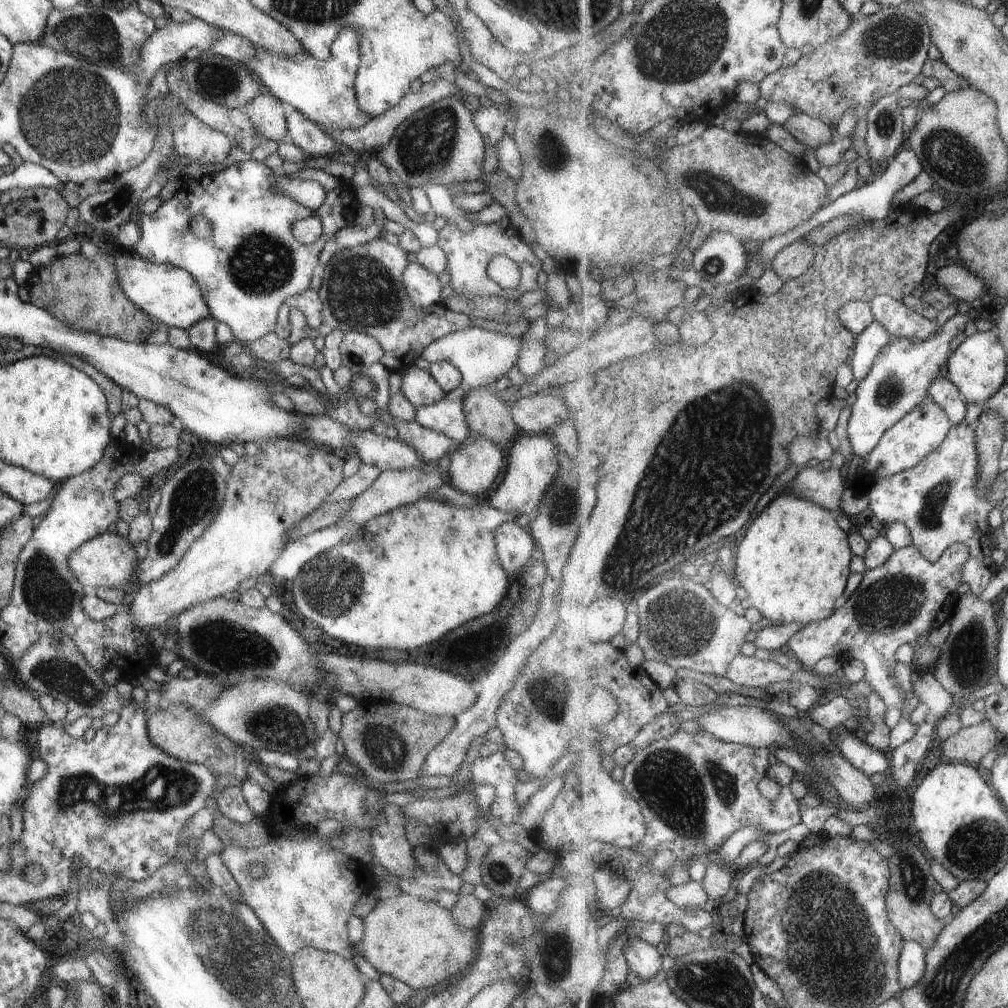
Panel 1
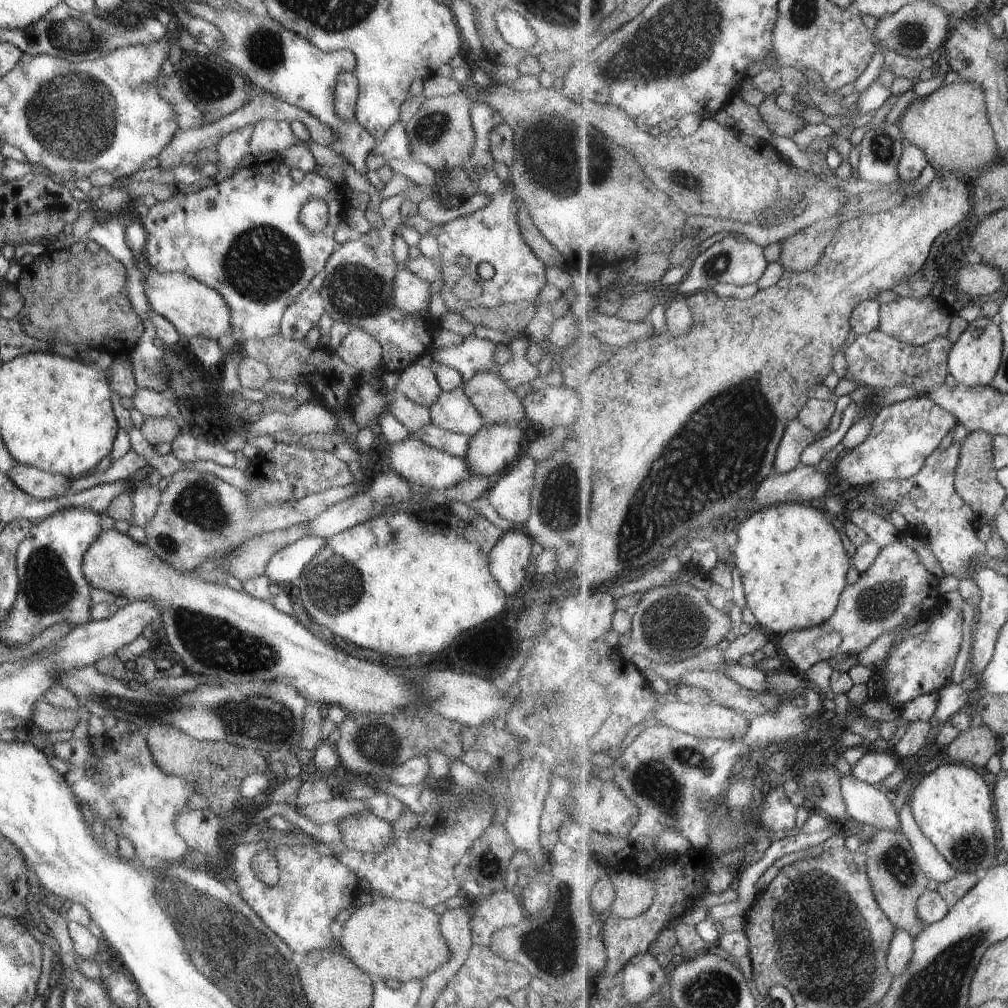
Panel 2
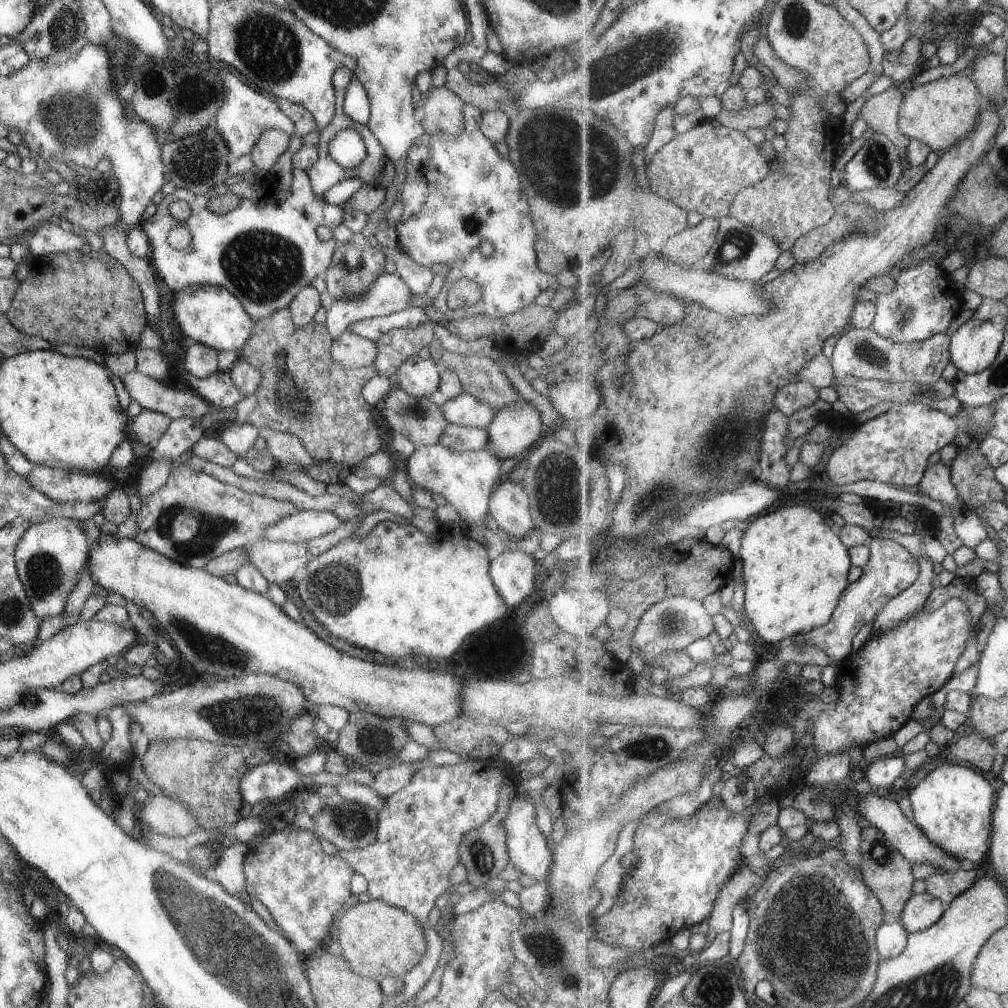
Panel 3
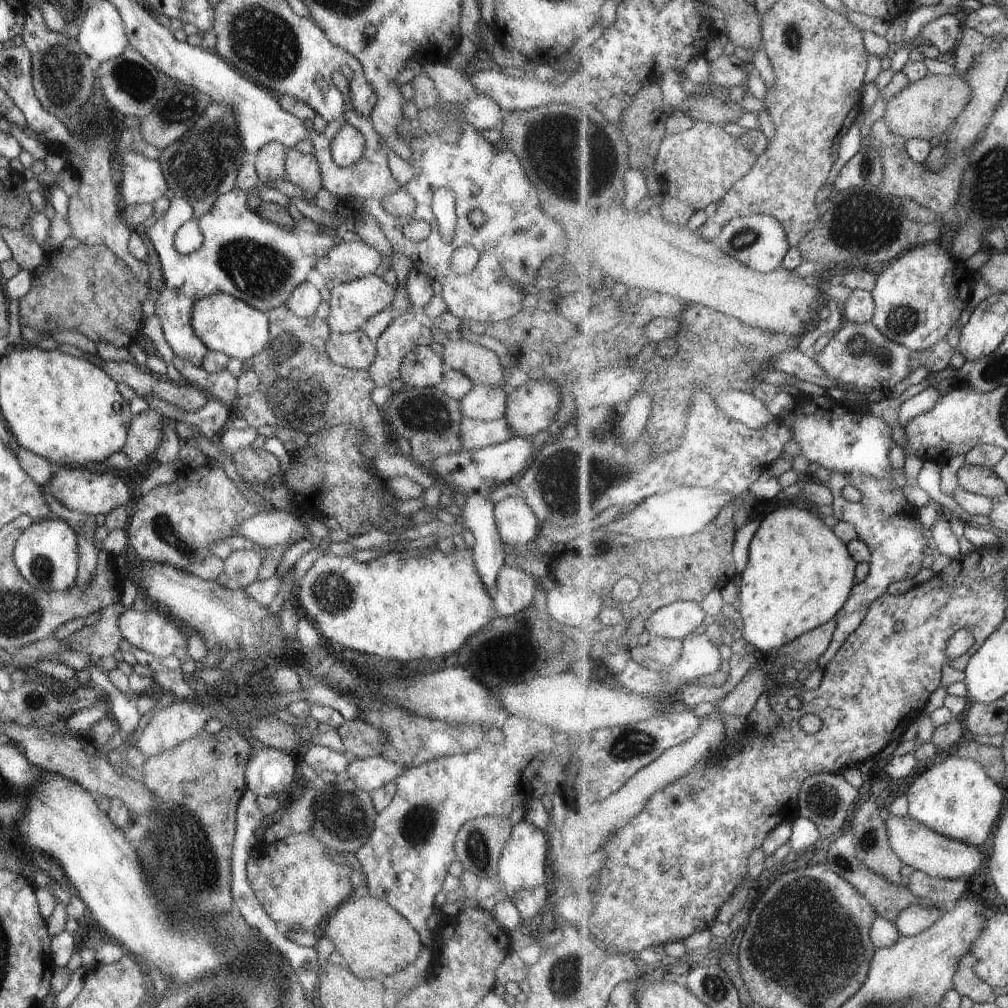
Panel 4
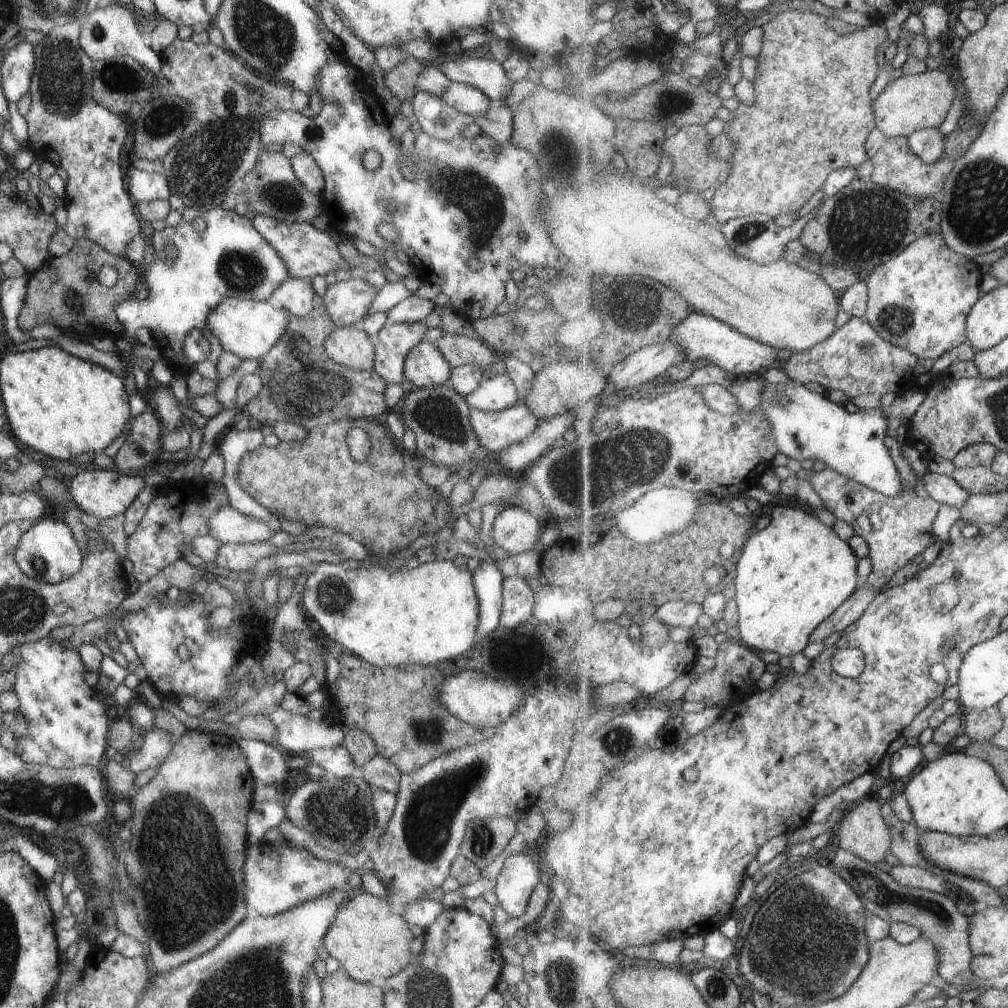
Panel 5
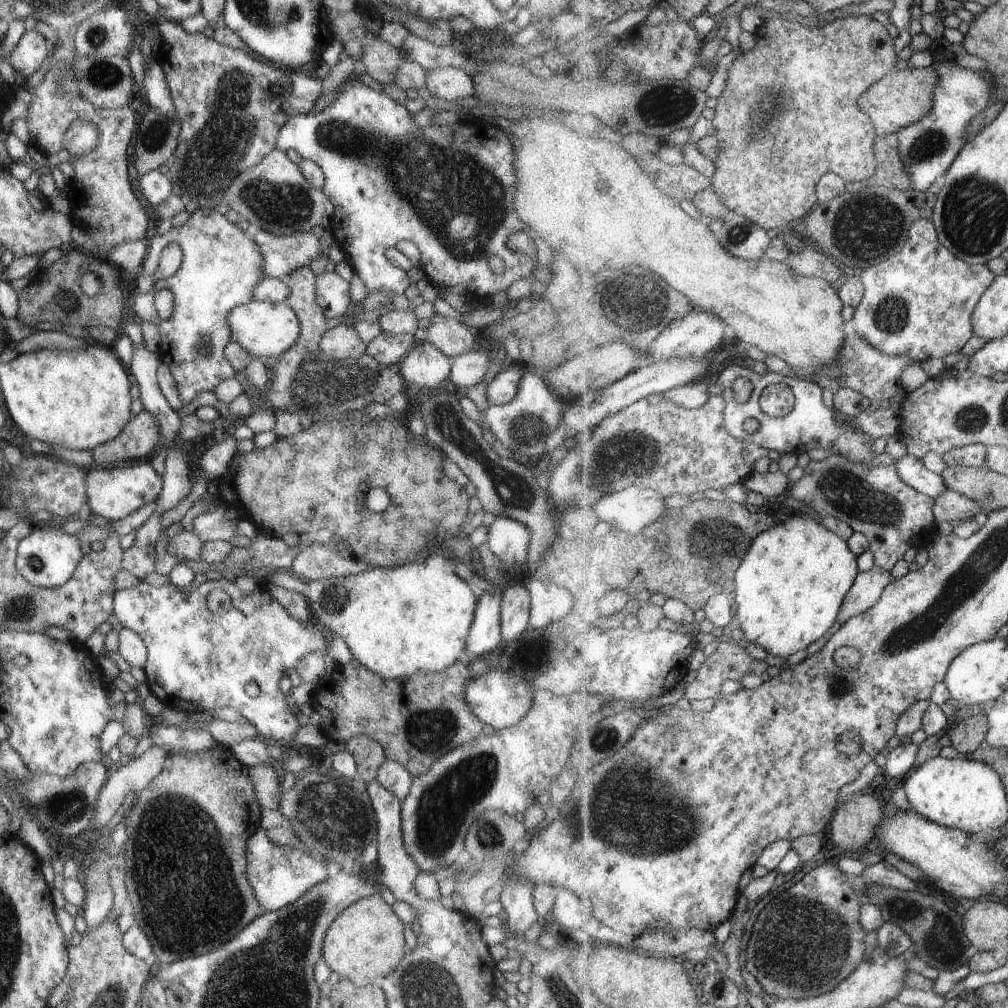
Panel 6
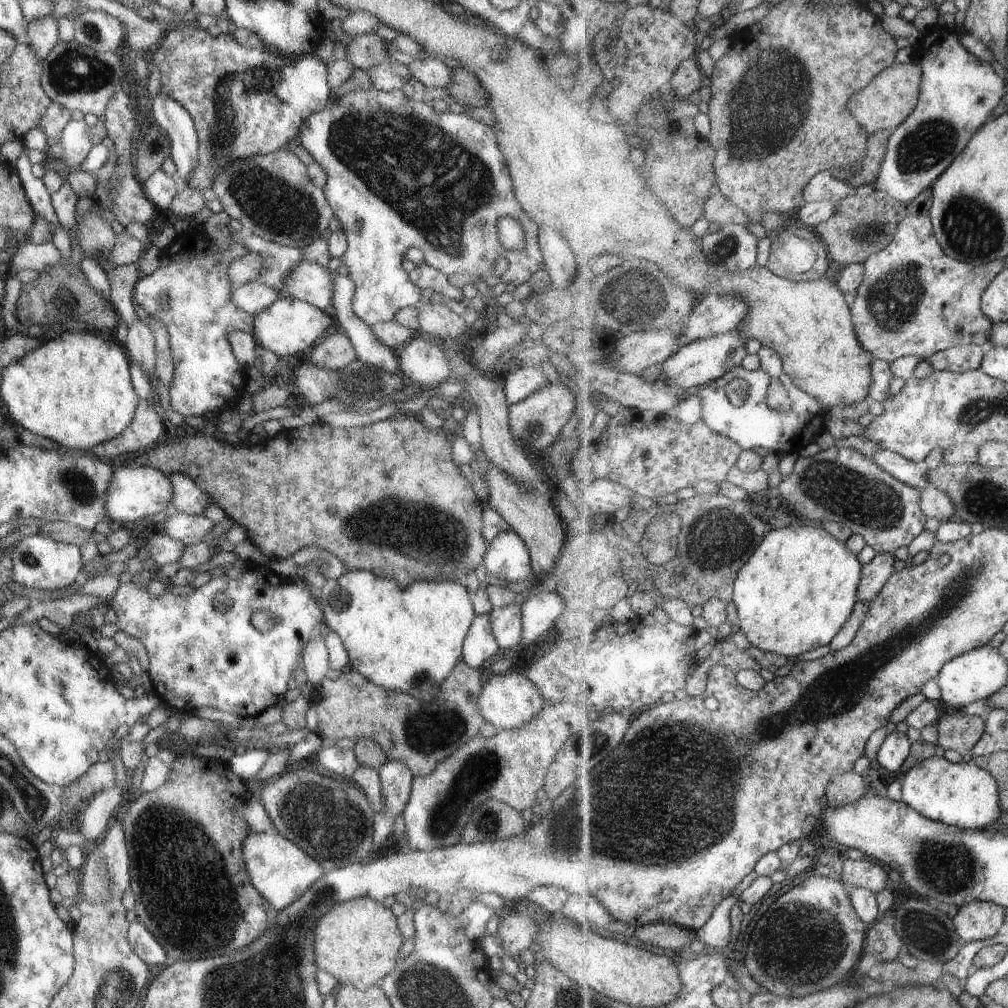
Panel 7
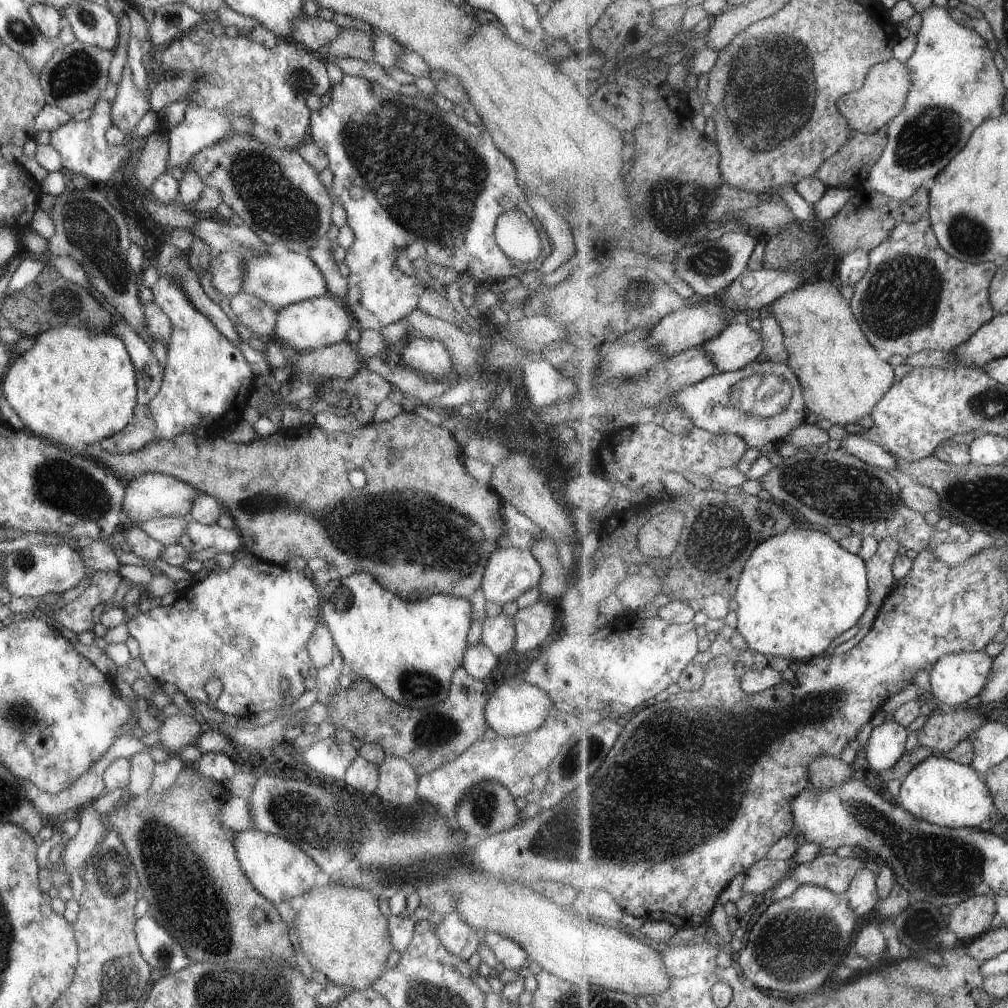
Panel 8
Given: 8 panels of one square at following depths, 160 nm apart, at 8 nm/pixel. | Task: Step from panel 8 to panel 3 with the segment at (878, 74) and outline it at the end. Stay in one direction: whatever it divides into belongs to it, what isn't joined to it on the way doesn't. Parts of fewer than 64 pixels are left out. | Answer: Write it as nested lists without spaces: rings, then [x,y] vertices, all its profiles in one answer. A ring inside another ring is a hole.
[[[949,75],[906,90],[899,126],[901,132],[911,139],[923,141],[934,152],[945,152],[977,128],[982,108],[983,102],[976,81],[971,76]]]

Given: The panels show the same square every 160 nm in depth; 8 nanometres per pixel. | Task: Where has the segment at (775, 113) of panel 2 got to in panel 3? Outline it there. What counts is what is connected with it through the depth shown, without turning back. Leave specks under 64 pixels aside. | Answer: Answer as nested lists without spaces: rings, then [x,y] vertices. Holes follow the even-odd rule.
[[[772,101],[760,105],[747,106],[741,112],[736,113],[722,109],[715,116],[715,119],[721,124],[741,132],[747,132],[749,128],[765,130],[765,128],[769,128],[773,124],[775,118],[777,118],[777,114],[775,114],[775,106],[773,106]]]

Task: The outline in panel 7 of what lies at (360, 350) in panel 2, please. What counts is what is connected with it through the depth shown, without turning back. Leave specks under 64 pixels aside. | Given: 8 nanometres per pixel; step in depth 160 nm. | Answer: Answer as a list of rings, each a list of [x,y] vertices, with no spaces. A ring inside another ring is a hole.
[[[332,330],[321,342],[317,341],[304,355],[304,359],[323,370],[340,371],[356,359],[355,350],[344,334]]]

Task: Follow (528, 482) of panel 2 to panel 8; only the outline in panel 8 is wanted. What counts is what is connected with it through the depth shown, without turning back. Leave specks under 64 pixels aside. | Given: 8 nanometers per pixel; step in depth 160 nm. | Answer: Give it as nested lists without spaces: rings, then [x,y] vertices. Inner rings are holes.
[[[497,547],[485,563],[479,590],[483,598],[502,606],[536,586],[541,569],[529,549]]]

